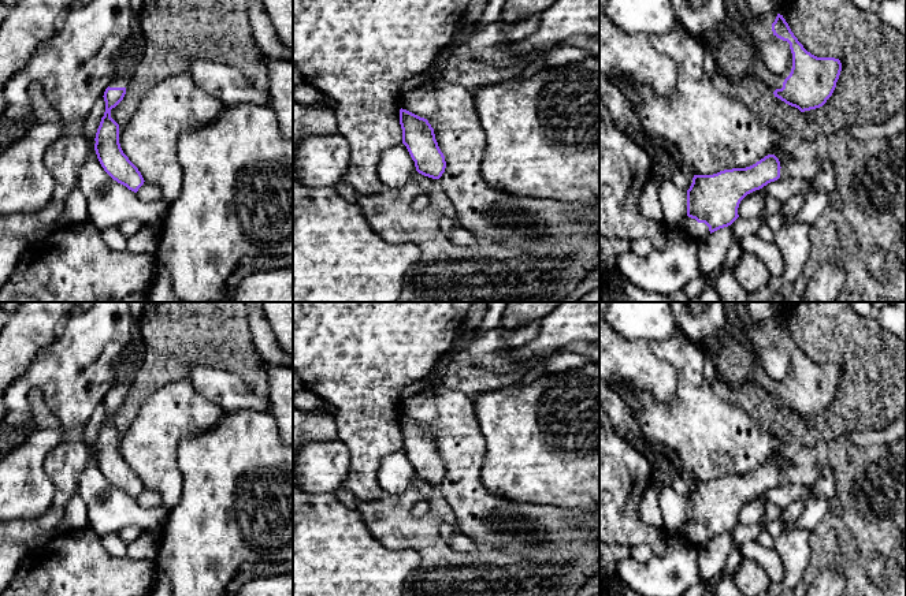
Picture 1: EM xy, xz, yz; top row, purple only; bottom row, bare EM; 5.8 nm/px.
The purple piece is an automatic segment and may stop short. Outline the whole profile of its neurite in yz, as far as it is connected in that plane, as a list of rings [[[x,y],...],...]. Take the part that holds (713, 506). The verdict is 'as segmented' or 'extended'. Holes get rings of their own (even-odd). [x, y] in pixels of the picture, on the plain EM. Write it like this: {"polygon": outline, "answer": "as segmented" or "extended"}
{"polygon": [[[768,461],[746,474],[724,476],[713,481],[694,481],[687,496],[684,539],[698,548],[712,539],[731,532],[738,524],[740,507],[780,484],[780,468]]], "answer": "extended"}

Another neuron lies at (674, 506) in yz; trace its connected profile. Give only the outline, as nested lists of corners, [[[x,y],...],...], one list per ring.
[[[660,485],[660,510],[664,518],[664,530],[668,536],[683,536],[687,522],[687,498],[679,495],[672,485]]]

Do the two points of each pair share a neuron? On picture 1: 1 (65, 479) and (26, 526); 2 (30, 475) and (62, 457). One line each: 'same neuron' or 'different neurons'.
1: same neuron
2: different neurons

